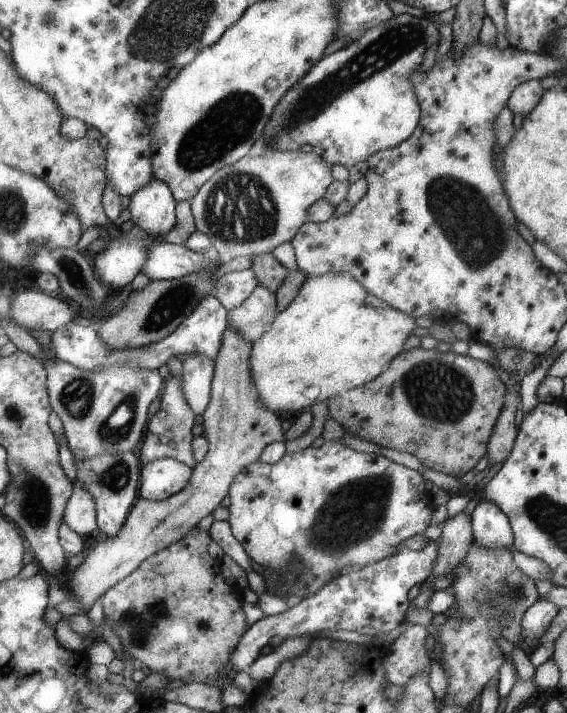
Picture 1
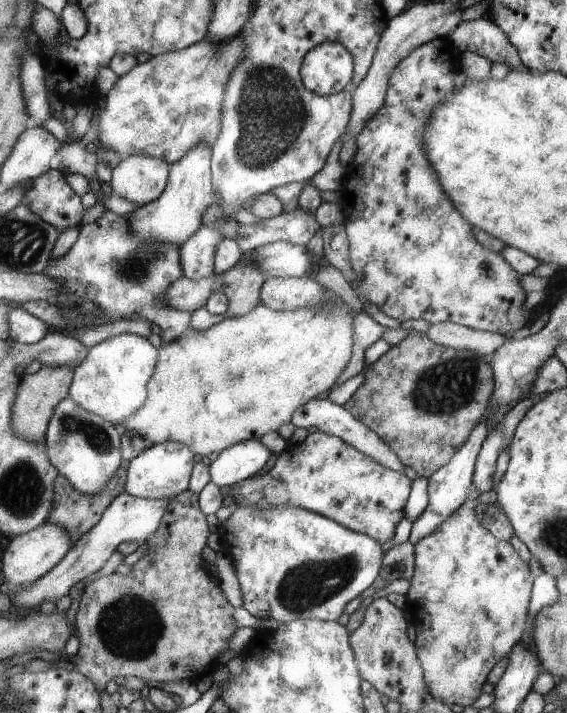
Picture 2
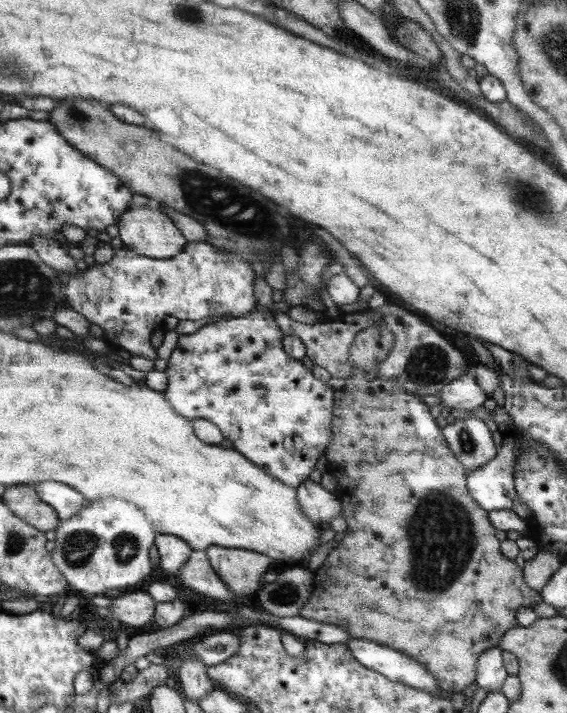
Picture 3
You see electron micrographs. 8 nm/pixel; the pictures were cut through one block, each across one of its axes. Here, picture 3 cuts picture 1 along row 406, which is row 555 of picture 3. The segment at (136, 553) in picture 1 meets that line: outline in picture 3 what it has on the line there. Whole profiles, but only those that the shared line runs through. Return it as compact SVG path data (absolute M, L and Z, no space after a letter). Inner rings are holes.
M208 546L204 553L213 573L231 590L231 594L257 594L262 577L275 567L264 554L220 546Z

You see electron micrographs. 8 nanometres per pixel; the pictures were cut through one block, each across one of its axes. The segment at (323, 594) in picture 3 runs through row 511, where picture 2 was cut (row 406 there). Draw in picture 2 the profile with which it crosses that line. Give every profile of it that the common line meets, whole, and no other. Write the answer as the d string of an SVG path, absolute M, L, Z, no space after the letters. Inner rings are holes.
M410 331L379 360L365 364L362 371L365 380L342 408L385 443L405 467L412 468L417 477L427 479L451 460L469 438L471 430L481 422L494 392L494 376L492 369L475 352L445 347L429 340L423 332Z

